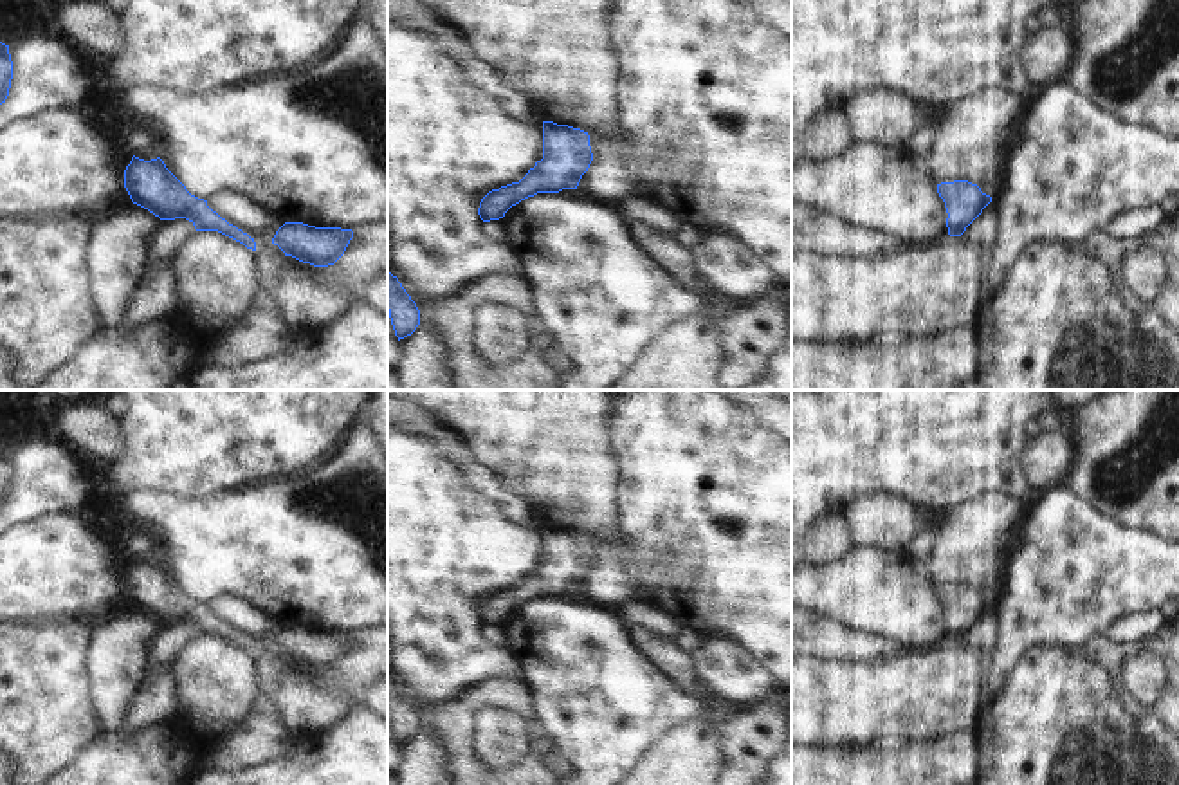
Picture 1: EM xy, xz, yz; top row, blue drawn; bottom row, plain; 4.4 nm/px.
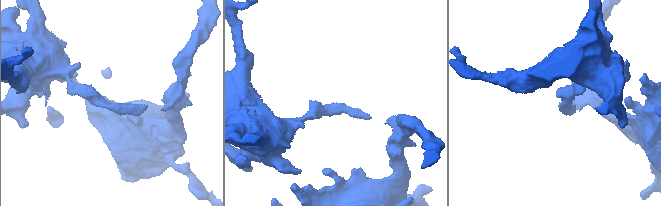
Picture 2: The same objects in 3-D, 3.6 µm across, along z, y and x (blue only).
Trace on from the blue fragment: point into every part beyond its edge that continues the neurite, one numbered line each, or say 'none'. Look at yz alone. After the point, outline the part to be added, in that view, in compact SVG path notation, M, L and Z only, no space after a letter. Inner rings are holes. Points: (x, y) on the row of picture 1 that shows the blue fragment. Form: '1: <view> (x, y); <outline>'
none

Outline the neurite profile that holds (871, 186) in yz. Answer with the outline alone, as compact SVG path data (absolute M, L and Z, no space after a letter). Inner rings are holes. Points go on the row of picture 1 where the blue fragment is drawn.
M851 143L844 155L824 161L800 157L791 166L791 202L813 206L822 215L842 217L849 226L876 229L901 245L930 247L950 236L937 182L919 171L903 150L876 143Z

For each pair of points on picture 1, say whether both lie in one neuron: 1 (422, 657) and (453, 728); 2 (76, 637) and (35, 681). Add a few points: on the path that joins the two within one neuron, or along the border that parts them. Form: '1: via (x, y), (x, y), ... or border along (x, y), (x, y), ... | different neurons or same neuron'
1: border along (478, 681), (429, 713), (442, 744) | different neurons
2: via (65, 648), (44, 670) | same neuron

